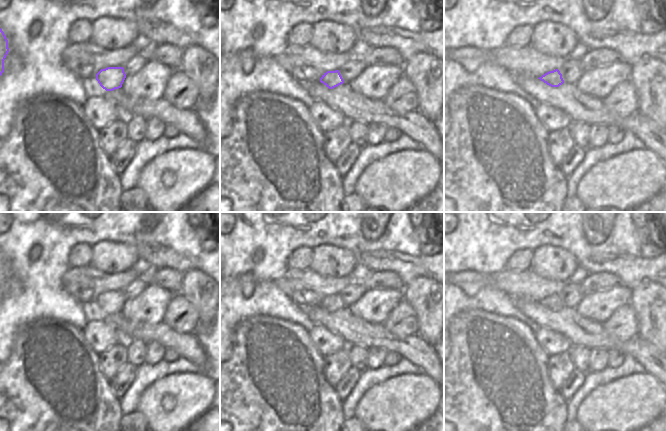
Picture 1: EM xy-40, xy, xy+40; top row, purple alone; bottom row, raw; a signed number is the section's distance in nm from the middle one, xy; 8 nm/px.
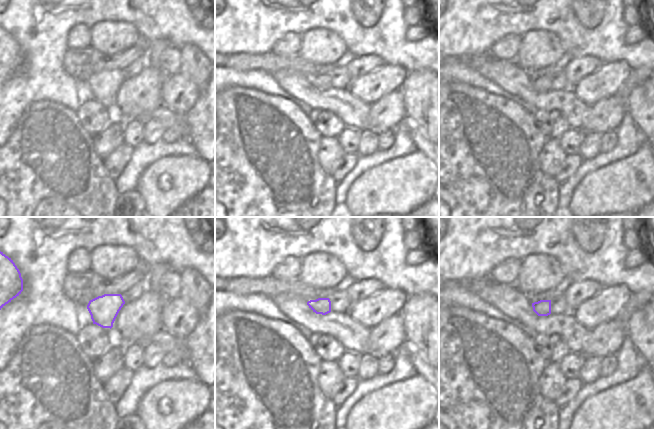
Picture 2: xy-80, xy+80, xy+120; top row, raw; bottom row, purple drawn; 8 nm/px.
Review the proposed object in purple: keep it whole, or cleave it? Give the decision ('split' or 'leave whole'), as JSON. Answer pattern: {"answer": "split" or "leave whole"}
{"answer": "leave whole"}

